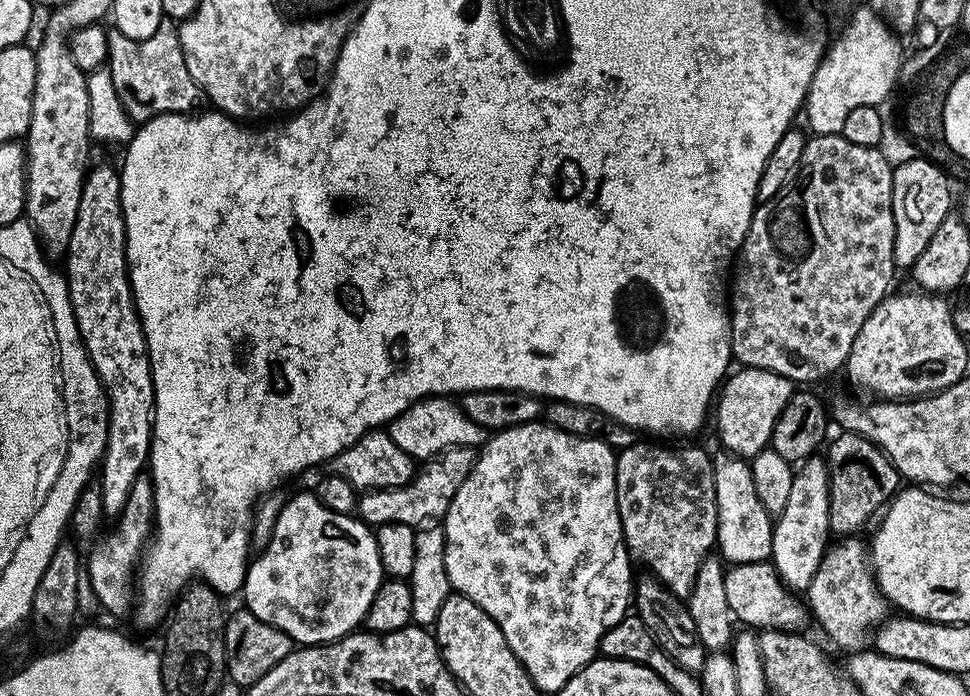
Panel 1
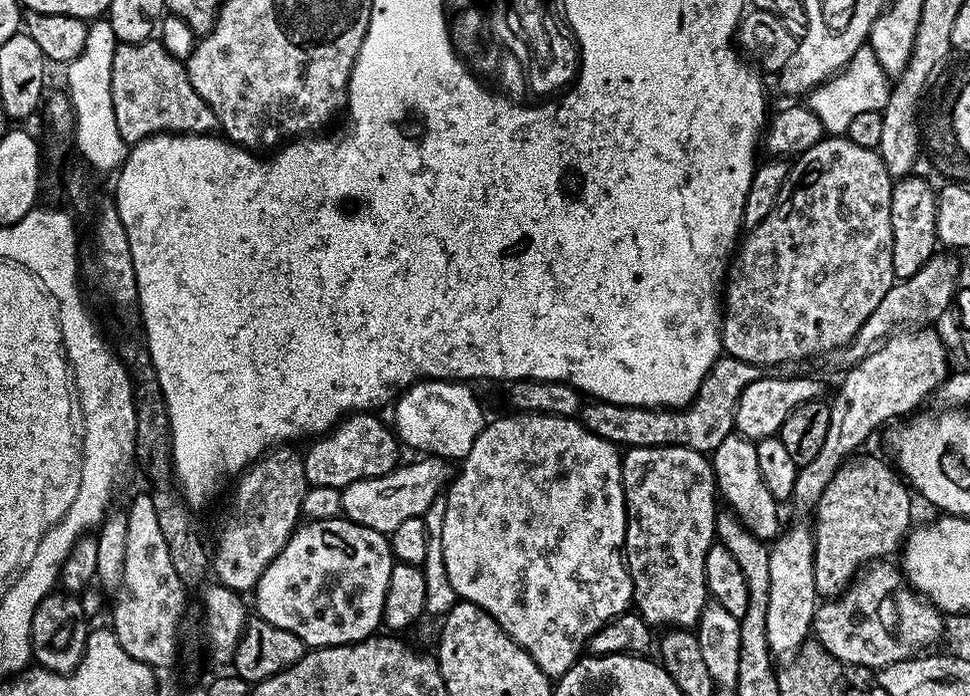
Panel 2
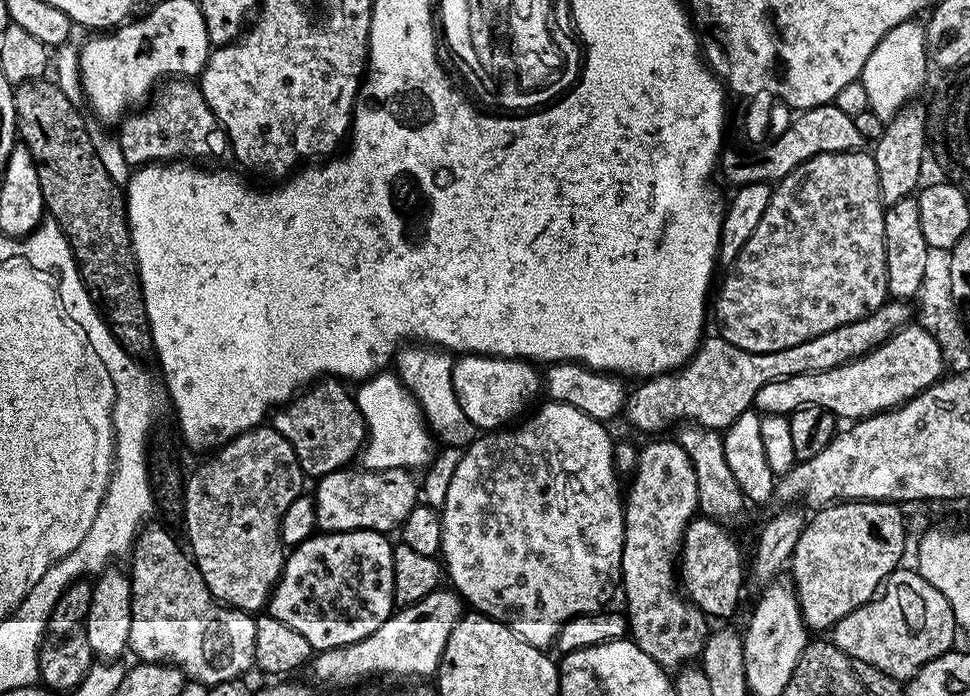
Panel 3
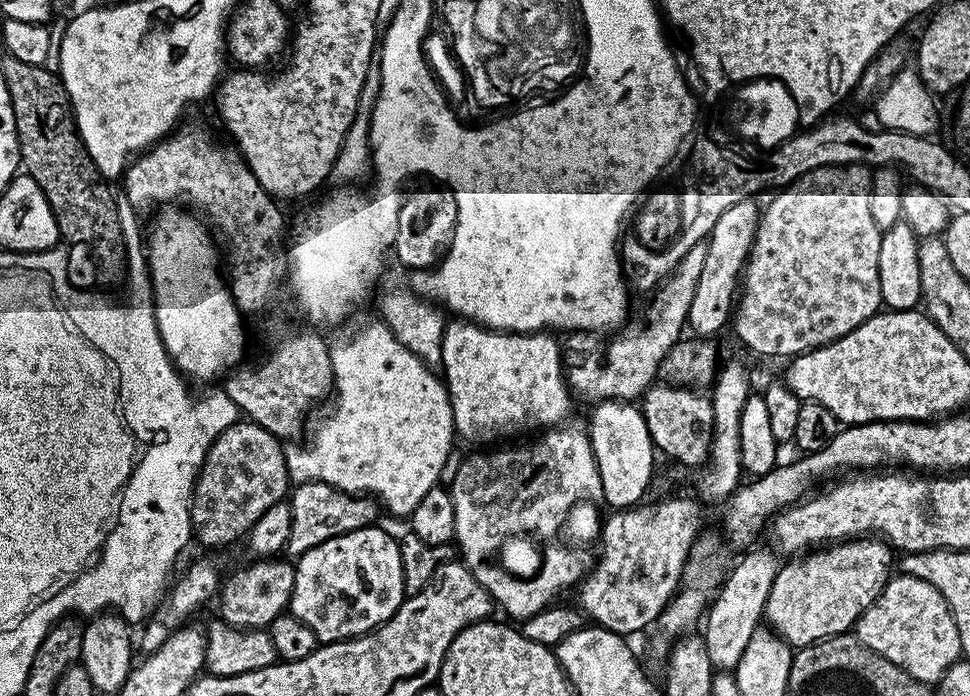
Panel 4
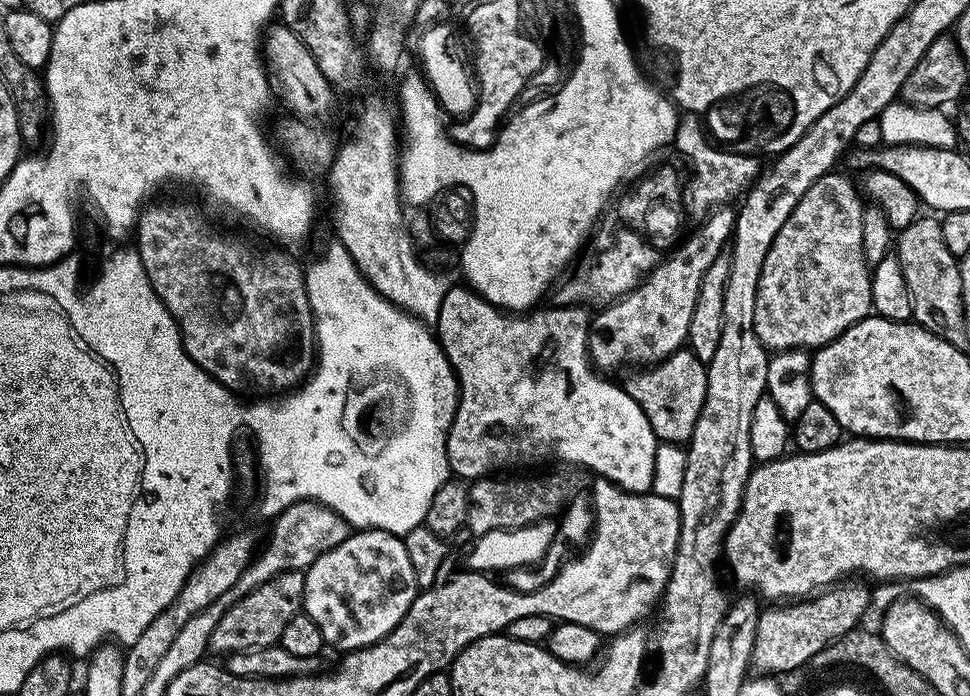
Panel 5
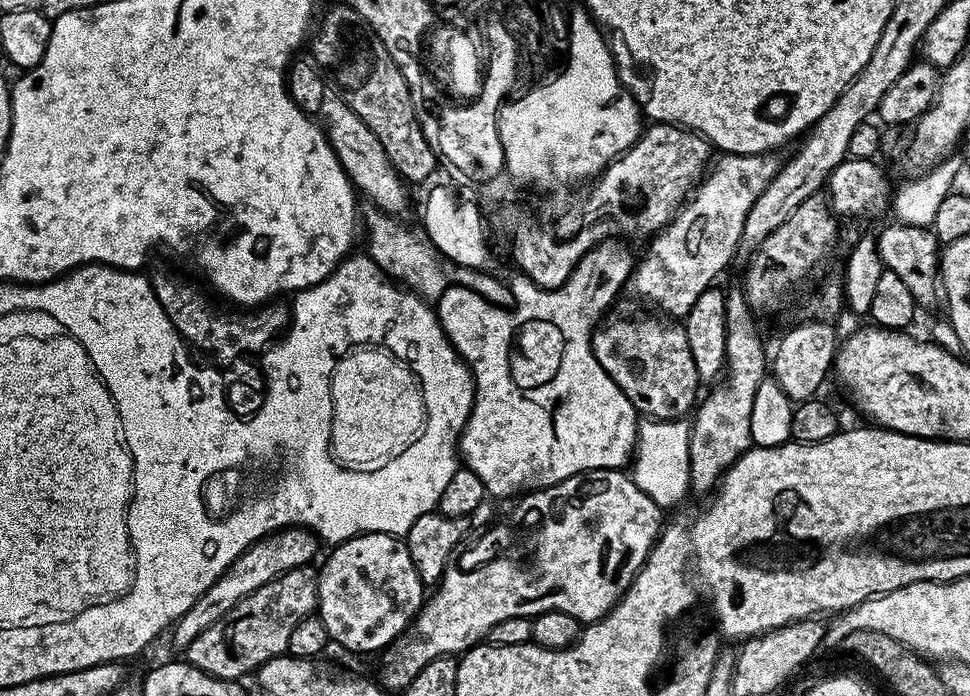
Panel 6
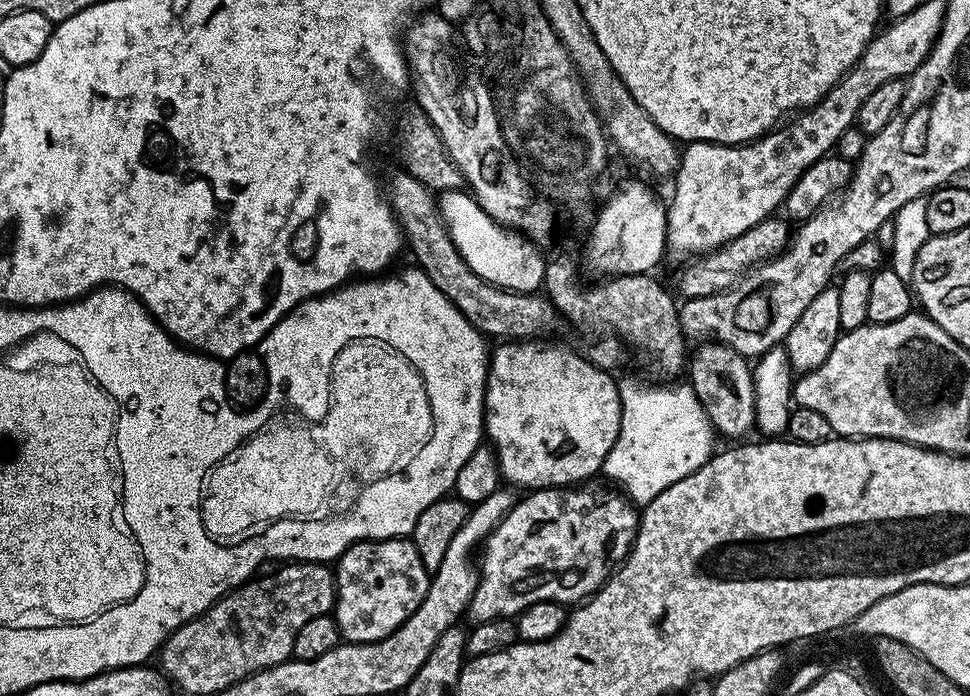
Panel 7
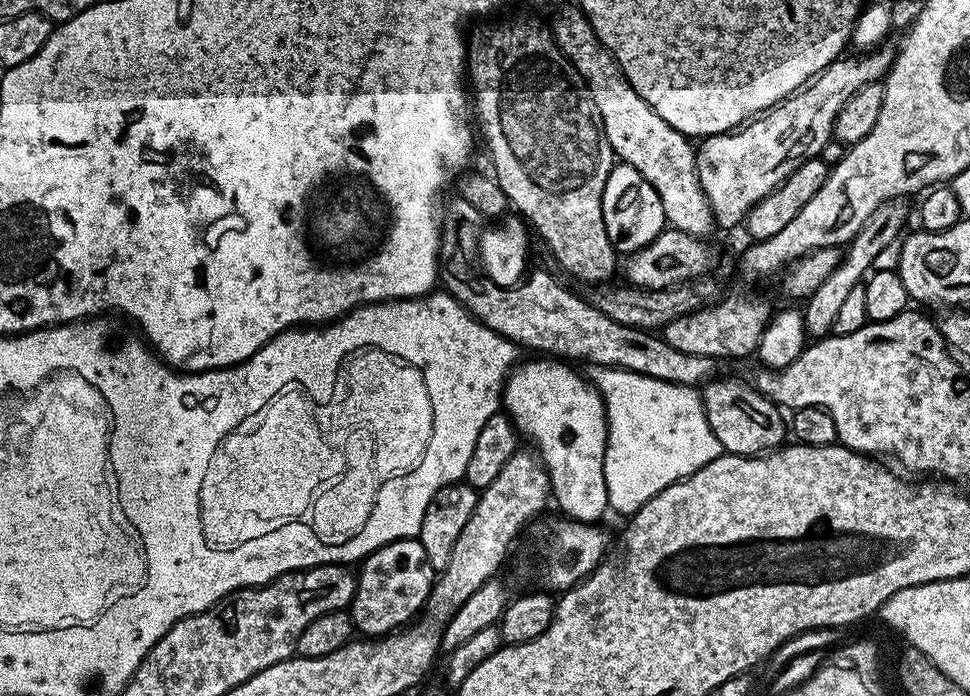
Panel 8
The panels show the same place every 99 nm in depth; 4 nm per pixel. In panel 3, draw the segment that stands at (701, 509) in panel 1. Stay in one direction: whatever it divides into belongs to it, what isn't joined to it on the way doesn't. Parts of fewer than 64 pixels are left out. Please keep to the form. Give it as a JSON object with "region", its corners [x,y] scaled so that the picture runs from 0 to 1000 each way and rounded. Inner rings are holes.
{"region":[[[680,632],[659,645],[652,687],[643,726],[643,795],[638,830],[641,851],[643,845],[643,862],[647,866],[647,907],[658,934],[666,934],[666,940],[670,940],[670,945],[686,963],[700,963],[721,944],[732,907],[731,886],[709,861],[699,838],[699,800],[703,793],[706,761],[721,731],[719,682],[710,654],[698,634]]]}

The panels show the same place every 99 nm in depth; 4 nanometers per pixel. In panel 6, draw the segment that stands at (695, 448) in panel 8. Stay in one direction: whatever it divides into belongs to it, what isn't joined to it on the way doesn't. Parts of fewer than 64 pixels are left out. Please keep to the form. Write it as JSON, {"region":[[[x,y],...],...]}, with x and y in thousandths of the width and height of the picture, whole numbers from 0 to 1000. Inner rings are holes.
{"region":[[[665,602],[659,611],[656,648],[649,667],[649,682],[669,716],[682,733],[689,733],[711,707],[711,629],[710,611],[704,602]]]}

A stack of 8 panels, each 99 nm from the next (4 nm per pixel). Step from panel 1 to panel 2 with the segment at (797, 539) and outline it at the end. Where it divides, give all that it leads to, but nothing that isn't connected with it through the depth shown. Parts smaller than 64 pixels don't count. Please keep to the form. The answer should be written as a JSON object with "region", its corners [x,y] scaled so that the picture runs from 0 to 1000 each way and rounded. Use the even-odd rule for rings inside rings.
{"region":[[[816,753],[795,777],[794,796],[794,871],[790,871],[790,917],[797,940],[820,938],[834,918],[837,889],[841,886],[843,858],[839,842],[839,773],[836,757]]]}

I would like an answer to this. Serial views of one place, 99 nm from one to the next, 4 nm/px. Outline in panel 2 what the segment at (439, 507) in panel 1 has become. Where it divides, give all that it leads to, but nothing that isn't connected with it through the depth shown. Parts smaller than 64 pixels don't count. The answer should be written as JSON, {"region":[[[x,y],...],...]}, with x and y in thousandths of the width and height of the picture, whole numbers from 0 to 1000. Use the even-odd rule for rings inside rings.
{"region":[[[438,654],[436,658],[429,658],[426,667],[413,665],[402,681],[363,693],[352,705],[354,740],[369,754],[375,754],[399,770],[403,769],[411,751],[419,750],[419,744],[441,739],[445,723],[455,717],[464,694],[462,671],[464,667],[459,657]]]}

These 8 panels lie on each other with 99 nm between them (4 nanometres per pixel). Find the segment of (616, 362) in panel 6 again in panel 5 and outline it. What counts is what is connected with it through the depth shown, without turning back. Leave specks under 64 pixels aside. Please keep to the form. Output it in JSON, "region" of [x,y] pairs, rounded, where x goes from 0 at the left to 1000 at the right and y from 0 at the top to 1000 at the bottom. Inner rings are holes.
{"region":[[[702,503],[685,517],[677,517],[671,526],[648,534],[652,536],[641,546],[642,560],[649,566],[649,572],[654,572],[654,578],[658,578],[658,583],[662,583],[662,595],[666,595],[666,606],[670,606],[677,634],[708,639],[715,624],[715,606],[720,606],[720,595],[728,572],[728,524],[713,504]]]}

